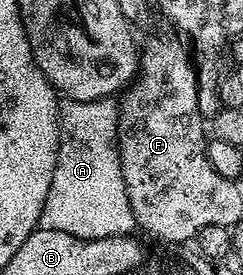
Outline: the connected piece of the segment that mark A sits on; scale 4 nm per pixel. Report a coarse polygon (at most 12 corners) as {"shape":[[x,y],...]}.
{"shape":[[65,100],[39,228],[127,237],[119,104]]}

